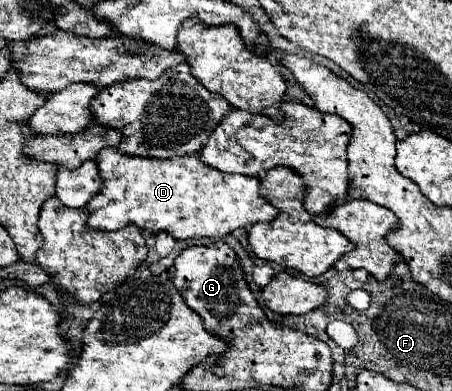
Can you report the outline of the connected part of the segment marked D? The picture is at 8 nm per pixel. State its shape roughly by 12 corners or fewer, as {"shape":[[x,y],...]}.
{"shape":[[103,148],[89,226],[177,240],[273,220],[261,180]]}

